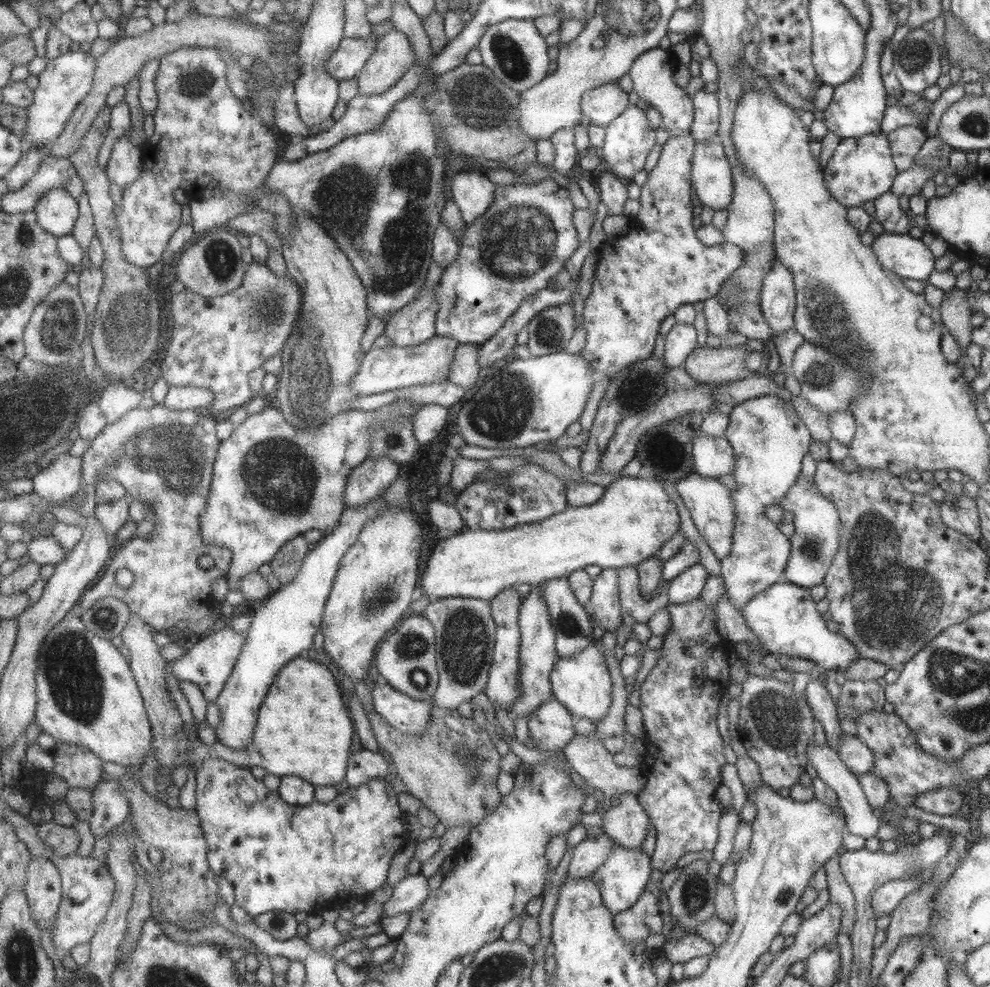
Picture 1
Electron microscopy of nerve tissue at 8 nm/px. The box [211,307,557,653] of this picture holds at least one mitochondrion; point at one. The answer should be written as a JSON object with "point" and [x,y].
{"point":[281,476]}

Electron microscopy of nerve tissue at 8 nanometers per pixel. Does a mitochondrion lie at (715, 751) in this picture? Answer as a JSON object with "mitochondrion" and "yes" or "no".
{"mitochondrion":"no"}

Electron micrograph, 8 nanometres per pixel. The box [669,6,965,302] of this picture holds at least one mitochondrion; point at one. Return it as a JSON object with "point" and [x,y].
{"point":[916,55]}

